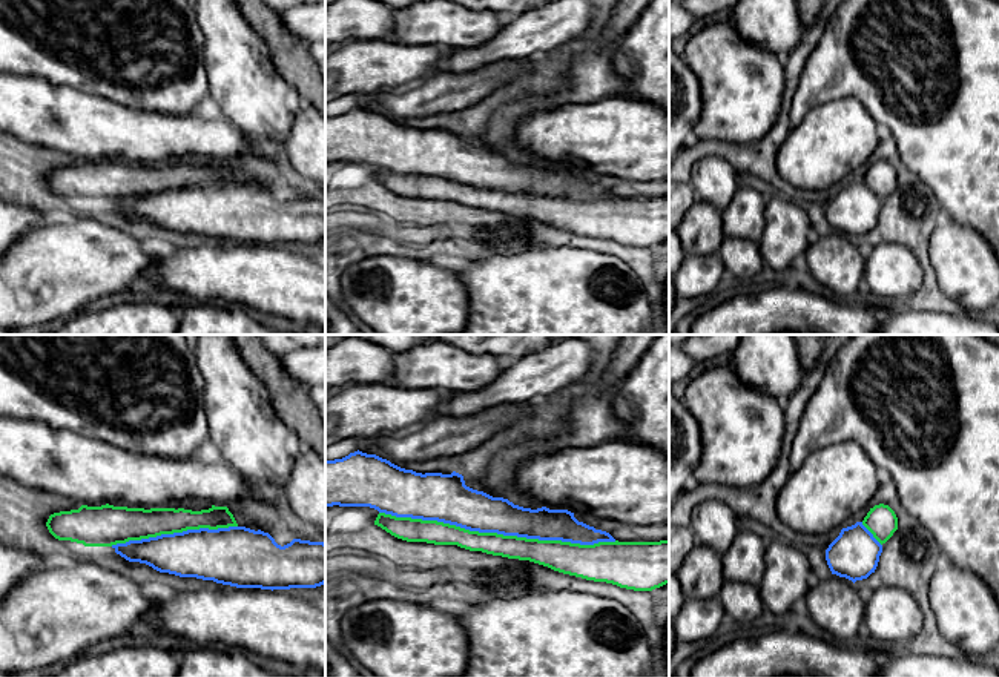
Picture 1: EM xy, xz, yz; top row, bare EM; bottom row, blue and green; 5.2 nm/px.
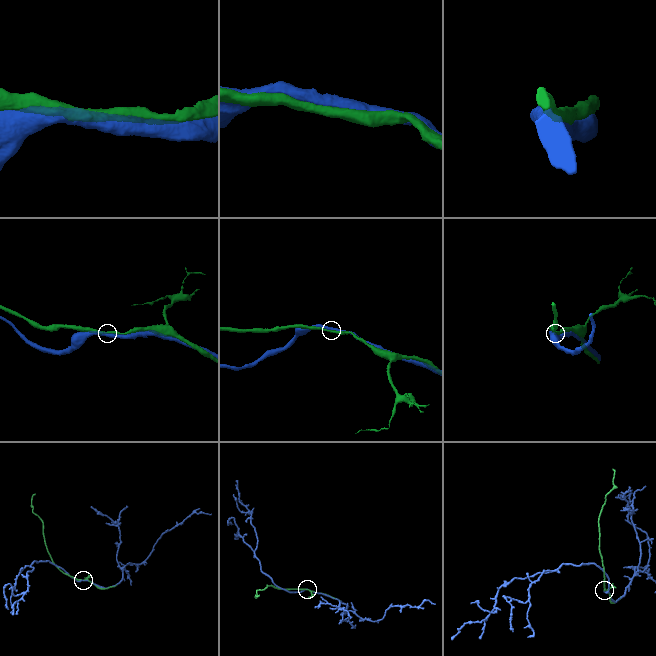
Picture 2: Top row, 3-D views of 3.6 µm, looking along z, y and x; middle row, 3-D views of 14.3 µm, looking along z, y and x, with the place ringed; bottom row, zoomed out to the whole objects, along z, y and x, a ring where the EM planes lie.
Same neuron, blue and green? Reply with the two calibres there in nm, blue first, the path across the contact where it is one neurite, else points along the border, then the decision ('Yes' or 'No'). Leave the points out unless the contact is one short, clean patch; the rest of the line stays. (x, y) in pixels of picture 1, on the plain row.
Thickness 220 nm (blue) against 130 nm. Yes

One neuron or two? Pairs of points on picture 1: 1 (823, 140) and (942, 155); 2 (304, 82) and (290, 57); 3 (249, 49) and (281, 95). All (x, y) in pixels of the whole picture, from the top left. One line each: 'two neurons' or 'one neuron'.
1: two neurons
2: one neuron
3: one neuron

